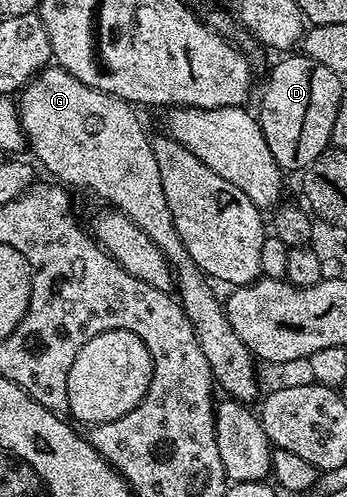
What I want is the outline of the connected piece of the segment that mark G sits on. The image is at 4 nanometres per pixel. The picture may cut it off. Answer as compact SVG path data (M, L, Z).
M55 65L39 71L25 85L19 92L18 106L27 146L36 154L35 162L40 162L53 180L68 189L81 187L84 191L93 191L108 202L105 204L109 208L130 217L130 221L162 249L174 270L178 302L198 337L198 345L202 345L202 354L212 367L213 380L219 390L220 387L224 390L225 396L245 405L251 404L251 399L261 394L256 384L257 360L252 351L246 349L242 337L234 333L234 325L230 325L228 314L224 312L224 303L216 300L208 277L198 269L190 253L186 253L186 245L182 245L182 237L178 237L162 189L162 173L158 173L158 161L154 161L152 141L136 116L137 108L125 99L78 81L78 77Z

